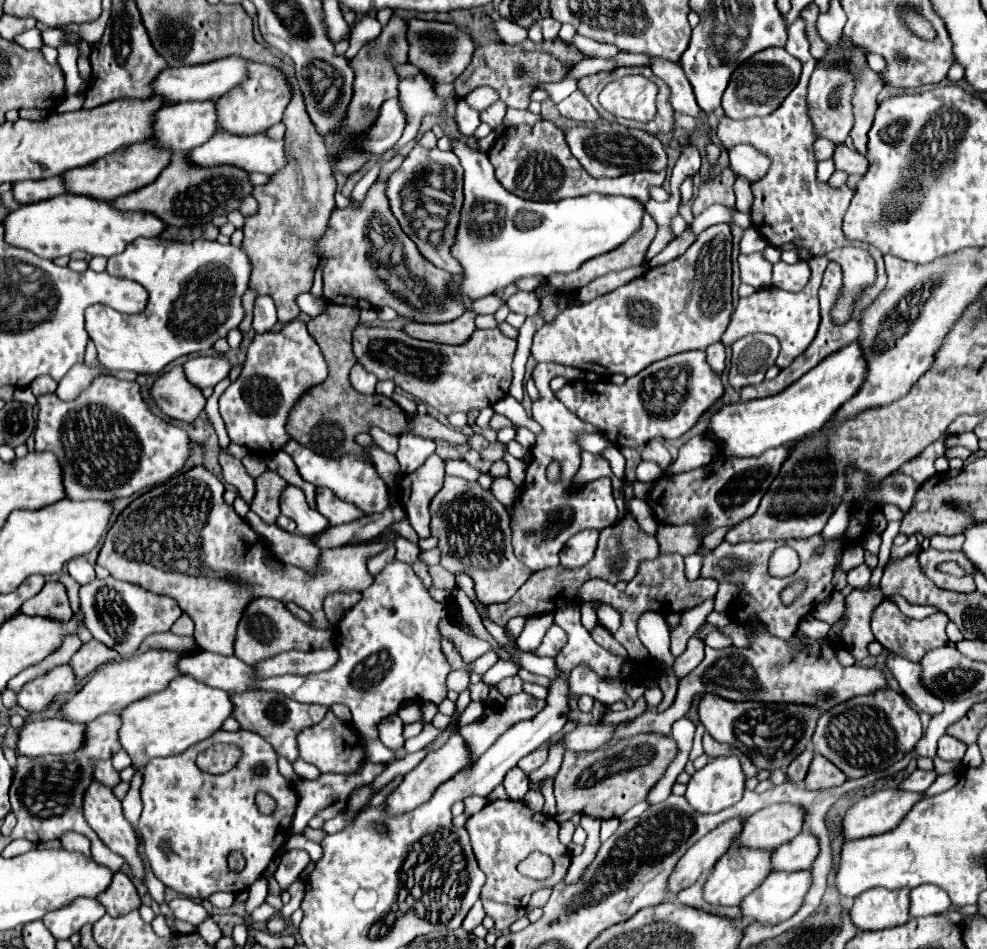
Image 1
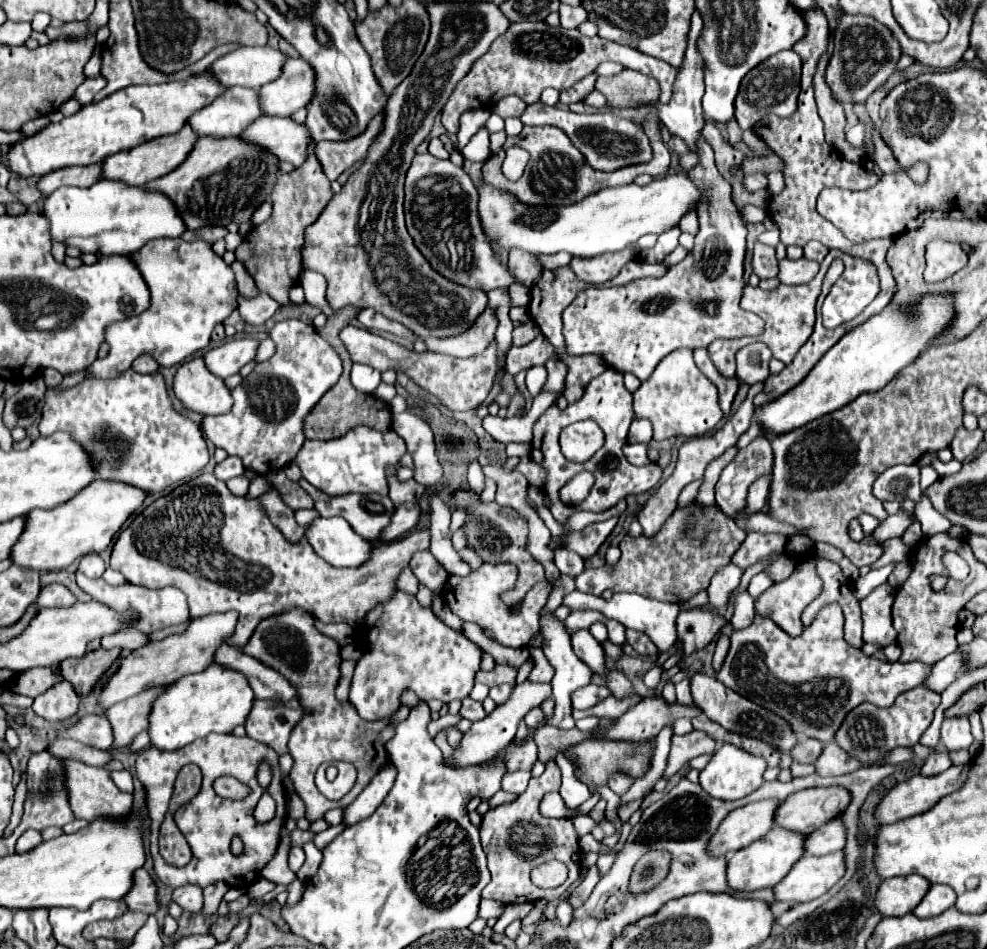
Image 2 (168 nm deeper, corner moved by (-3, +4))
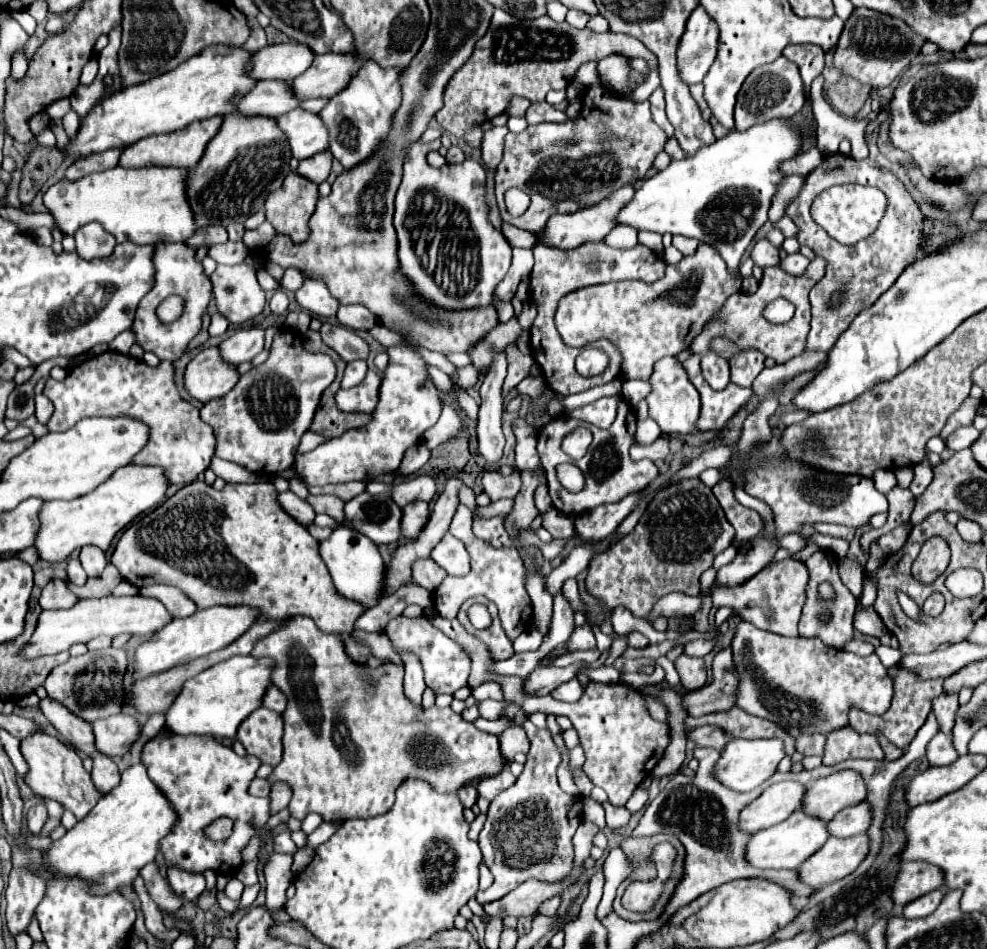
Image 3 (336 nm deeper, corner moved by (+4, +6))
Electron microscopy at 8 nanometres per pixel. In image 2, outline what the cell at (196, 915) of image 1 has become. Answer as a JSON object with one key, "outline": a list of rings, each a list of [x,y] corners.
{"outline":[[[180,886],[174,890],[174,902],[188,912],[202,910],[202,888],[200,886]]]}

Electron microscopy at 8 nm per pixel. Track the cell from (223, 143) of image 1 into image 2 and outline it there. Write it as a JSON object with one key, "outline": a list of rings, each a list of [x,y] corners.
{"outline":[[[262,116],[246,128],[242,136],[244,140],[254,140],[254,144],[264,144],[264,148],[280,156],[280,162],[290,162],[294,166],[300,166],[308,158],[308,148],[312,144],[312,134],[306,124],[280,116]]]}

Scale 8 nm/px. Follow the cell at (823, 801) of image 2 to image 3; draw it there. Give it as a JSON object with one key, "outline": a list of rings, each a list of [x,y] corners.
{"outline":[[[843,770],[811,782],[805,790],[805,800],[801,800],[801,810],[829,820],[839,810],[855,806],[863,800],[865,784],[861,776],[853,770]]]}

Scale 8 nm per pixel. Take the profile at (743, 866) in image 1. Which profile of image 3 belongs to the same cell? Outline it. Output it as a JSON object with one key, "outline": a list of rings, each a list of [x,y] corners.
{"outline":[[[803,812],[791,814],[785,822],[765,828],[759,834],[753,834],[747,850],[745,850],[745,860],[755,866],[755,868],[773,868],[773,870],[795,870],[801,862],[805,862],[813,852],[817,852],[829,838],[825,830],[823,820],[811,818]]]}

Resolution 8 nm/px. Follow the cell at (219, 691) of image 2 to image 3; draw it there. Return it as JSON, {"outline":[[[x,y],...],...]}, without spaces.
{"outline":[[[233,656],[225,662],[219,662],[207,670],[203,670],[201,674],[197,674],[195,678],[191,678],[183,684],[183,690],[177,694],[177,698],[173,700],[173,704],[165,712],[165,728],[173,734],[179,734],[179,736],[213,734],[217,738],[235,738],[239,724],[255,708],[261,706],[261,698],[263,698],[267,686],[271,684],[271,668],[273,668],[273,660],[269,660],[269,658],[255,660],[251,656]]]}

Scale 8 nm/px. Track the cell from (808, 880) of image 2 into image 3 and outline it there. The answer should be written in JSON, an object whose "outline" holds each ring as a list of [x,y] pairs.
{"outline":[[[865,834],[853,838],[829,838],[817,854],[811,854],[799,868],[799,882],[821,888],[833,884],[851,874],[865,858],[869,850],[869,838]]]}

